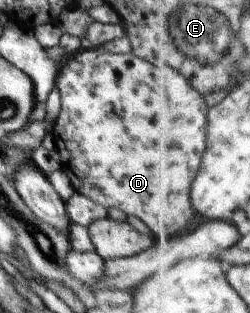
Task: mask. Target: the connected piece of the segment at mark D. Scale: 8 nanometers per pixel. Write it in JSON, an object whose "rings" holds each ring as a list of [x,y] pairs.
{"rings":[[[103,46],[94,48],[79,49],[73,54],[73,58],[58,71],[54,81],[60,93],[61,109],[57,118],[53,121],[51,133],[55,140],[55,153],[60,160],[60,169],[69,177],[75,192],[87,196],[89,199],[109,207],[118,207],[126,213],[130,219],[148,231],[153,239],[174,238],[191,229],[191,223],[198,214],[196,205],[193,203],[192,187],[199,175],[201,166],[204,164],[204,155],[209,148],[209,112],[210,107],[205,101],[204,93],[197,89],[192,81],[173,65],[155,65],[145,58],[137,57],[132,51],[127,53],[114,54],[105,50]]]}

